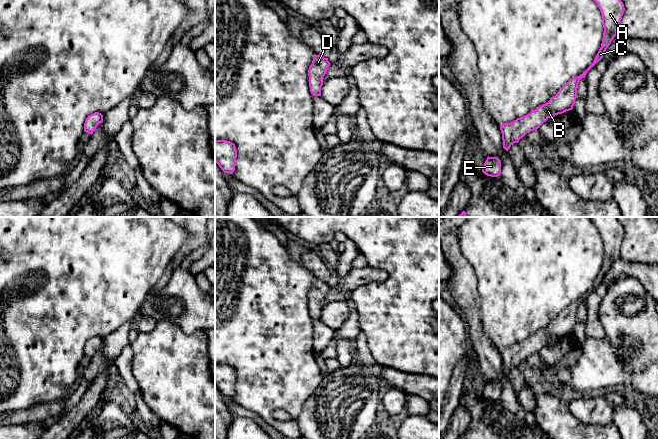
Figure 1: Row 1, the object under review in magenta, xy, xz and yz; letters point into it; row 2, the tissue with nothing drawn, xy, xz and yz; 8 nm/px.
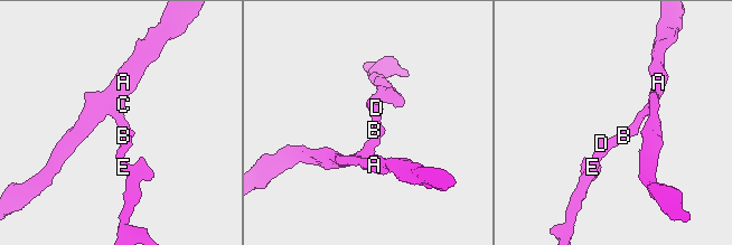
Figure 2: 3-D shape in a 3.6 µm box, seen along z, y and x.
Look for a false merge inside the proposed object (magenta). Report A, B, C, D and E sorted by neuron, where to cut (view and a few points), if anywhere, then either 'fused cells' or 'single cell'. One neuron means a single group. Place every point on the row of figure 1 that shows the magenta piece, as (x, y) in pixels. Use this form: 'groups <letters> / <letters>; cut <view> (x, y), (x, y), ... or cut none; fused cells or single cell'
groups A B C D E; cut none; single cell

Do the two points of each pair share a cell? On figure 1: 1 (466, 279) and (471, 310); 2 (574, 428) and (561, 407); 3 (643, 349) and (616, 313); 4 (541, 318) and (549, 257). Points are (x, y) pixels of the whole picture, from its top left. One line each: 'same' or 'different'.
1: same
2: same
3: same
4: same

